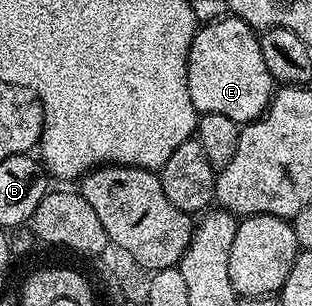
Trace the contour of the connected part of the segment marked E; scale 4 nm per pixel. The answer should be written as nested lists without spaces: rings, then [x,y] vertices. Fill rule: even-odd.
[[[224,16],[210,25],[202,24],[193,36],[187,87],[198,114],[227,115],[227,119],[244,127],[265,116],[269,102],[273,100],[275,82],[271,71],[267,71],[267,63],[263,63],[261,42],[254,26],[248,25],[239,16]]]

